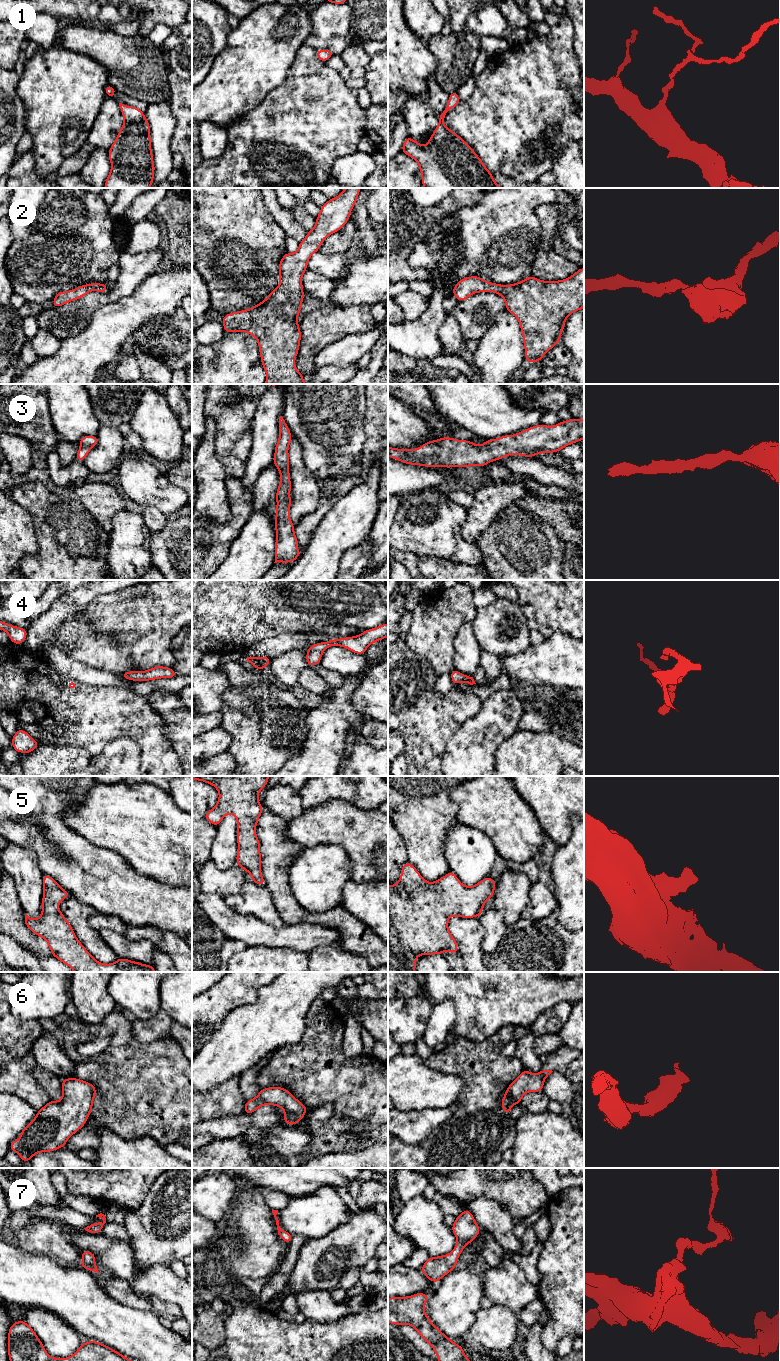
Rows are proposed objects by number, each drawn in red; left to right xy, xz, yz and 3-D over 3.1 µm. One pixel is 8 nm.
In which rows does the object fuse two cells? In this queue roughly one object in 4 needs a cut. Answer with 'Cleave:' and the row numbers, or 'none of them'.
Cleave: none of them

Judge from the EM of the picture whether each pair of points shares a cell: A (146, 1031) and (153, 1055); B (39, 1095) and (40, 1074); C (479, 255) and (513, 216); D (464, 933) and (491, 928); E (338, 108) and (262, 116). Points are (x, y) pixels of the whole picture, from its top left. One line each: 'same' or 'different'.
A: different
B: different
C: same
D: different
E: same

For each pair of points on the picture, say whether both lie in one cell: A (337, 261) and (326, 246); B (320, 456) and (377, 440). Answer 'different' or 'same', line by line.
A: different
B: different

